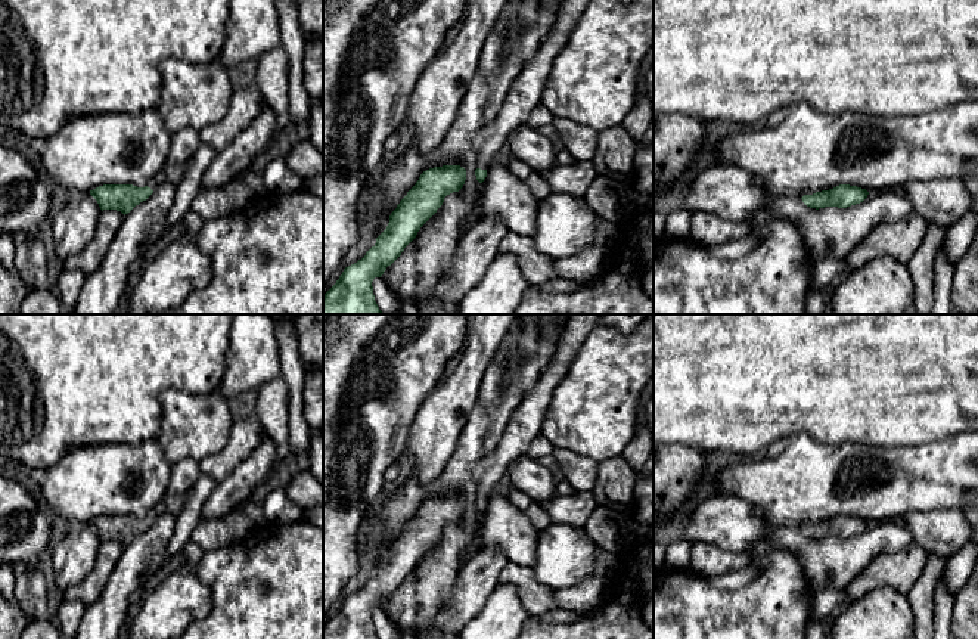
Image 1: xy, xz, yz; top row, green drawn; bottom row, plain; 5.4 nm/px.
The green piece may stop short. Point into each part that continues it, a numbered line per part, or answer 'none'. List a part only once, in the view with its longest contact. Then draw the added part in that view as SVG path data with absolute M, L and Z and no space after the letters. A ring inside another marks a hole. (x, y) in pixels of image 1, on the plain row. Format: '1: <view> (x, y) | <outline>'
1: xz (525, 422) | M569 314L547 367L513 410L496 449L472 468L476 499L488 500L510 463L527 455L531 441L541 434L555 388L568 373L578 348L602 316L605 314Z

